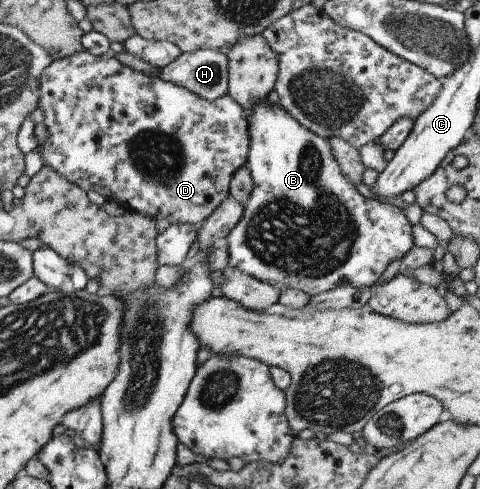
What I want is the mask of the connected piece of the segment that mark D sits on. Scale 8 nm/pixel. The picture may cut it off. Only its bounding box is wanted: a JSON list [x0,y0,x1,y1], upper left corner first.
[37,50,249,225]

